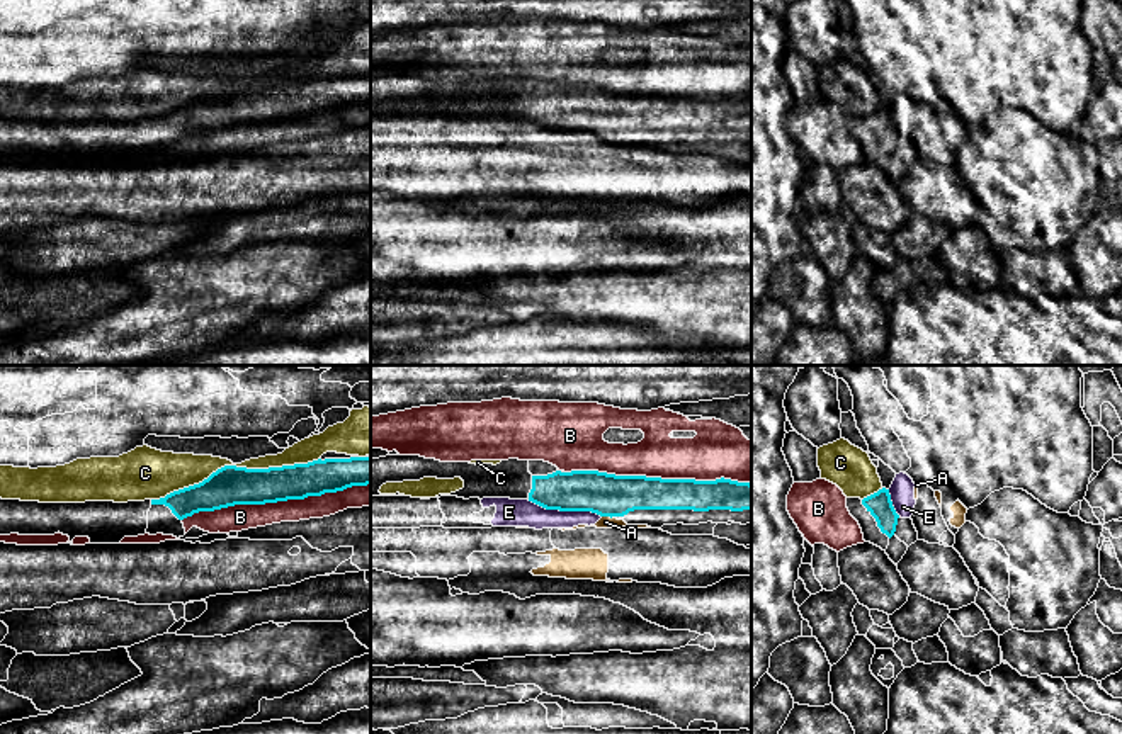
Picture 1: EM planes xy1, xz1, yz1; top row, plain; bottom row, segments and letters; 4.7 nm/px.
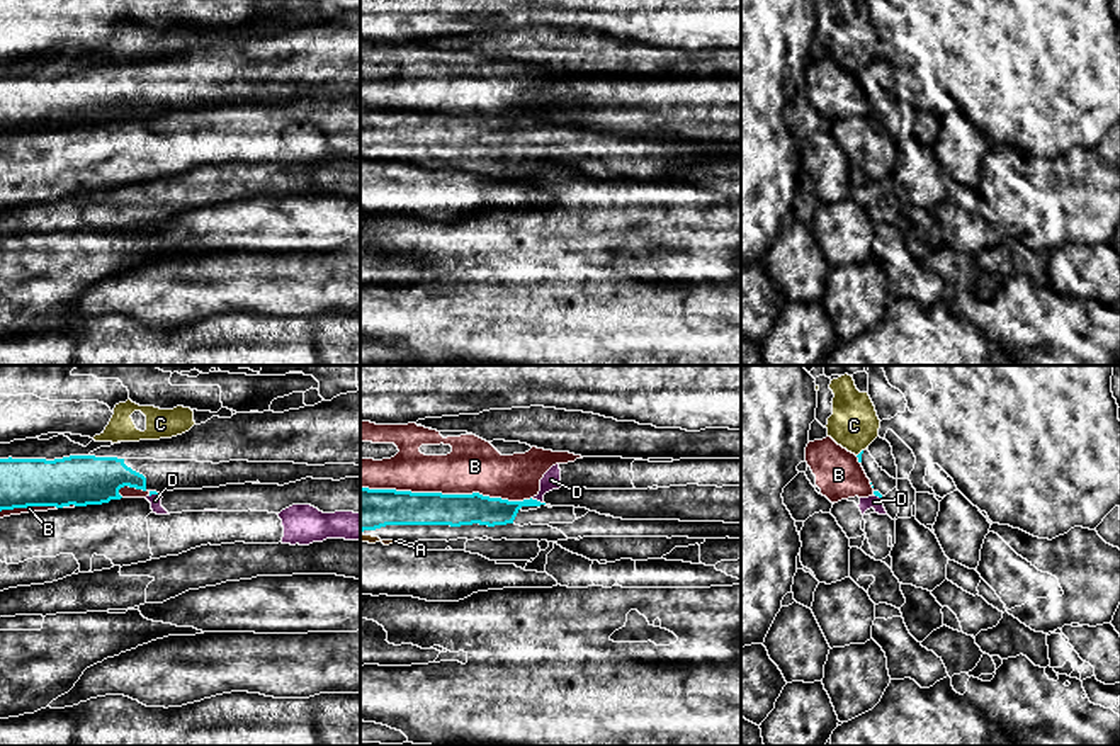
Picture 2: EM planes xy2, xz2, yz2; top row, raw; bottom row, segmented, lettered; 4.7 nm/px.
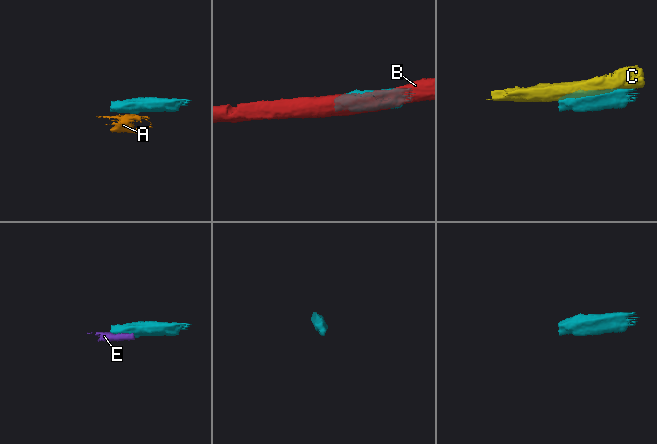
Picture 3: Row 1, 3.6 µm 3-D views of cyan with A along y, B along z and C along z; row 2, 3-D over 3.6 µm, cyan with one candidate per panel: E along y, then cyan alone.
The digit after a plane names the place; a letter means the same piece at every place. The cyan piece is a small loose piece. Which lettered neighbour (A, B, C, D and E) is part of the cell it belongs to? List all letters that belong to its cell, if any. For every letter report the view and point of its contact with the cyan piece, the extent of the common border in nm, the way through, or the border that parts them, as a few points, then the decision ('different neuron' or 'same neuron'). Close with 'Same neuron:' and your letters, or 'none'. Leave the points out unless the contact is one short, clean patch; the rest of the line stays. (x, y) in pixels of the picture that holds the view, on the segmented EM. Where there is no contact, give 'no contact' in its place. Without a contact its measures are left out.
A: xz1 (607, 515) | 50 nm | along xz1 (602, 515), (611, 519) | different neuron
B: xy1 (276, 502) | 900 nm | different neuron
C: xy1 (235, 466) | 800 nm | different neuron
D: xz2 (536, 500) | 70 nm | along xz2 (531, 498), (543, 503) | different neuron
E: xz1 (565, 510) | 360 nm | along xz1 (527, 500), (546, 508), (590, 510), (600, 517) | different neuron
Same neuron: none

